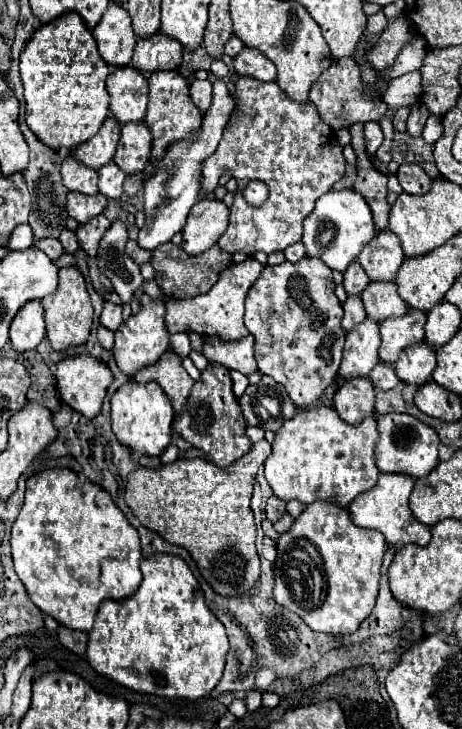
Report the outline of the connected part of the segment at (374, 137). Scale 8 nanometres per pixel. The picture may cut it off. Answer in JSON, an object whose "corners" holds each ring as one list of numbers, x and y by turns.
{"corners":[[366,122,364,124,364,140,366,140,366,152,374,154,382,142,384,142,384,134,378,122]]}

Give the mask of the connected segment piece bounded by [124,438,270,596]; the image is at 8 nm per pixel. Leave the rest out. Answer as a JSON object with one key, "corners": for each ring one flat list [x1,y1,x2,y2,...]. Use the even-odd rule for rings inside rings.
{"corners":[[264,438,264,440,256,442,256,444,252,444,252,448,248,450,248,454,244,454,244,456,242,456,236,464,232,464,230,468,214,466,210,460,202,458,180,458,176,460,176,462,172,462,172,464,162,464,160,468,146,468,146,466,138,466,136,470,132,470,132,474,128,474,128,480,126,480,126,496,124,496,124,500,126,500,126,504,132,508,134,516,136,516,136,518,146,526,146,528,150,528,150,530,158,532,164,540,168,540,168,542,172,542,172,544,184,546,184,548,192,554,192,558,194,558,194,562,196,562,196,566,198,566,198,570,200,570,200,574,208,580,208,584,210,584,218,594,224,594,224,596,244,594,246,590,250,590,250,588,256,584,256,578,260,578,260,558,258,558,258,552,256,552,256,546,254,546,254,542,256,542,256,524,254,524,254,516,252,516,252,508,250,508,250,498,252,498,252,484,254,484,254,476,256,476,256,472,258,472,260,464,262,464,268,456,270,456,270,444,268,444,268,440]]}

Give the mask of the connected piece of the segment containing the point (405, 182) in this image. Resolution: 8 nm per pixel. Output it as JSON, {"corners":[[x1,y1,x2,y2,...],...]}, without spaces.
{"corners":[[400,164,396,176,408,194,426,194,432,184,432,178,418,164]]}

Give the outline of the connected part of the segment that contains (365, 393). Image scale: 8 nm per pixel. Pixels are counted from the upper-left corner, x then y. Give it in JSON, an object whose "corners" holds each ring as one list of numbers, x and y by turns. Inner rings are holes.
{"corners":[[350,378,334,394,334,408,348,424,374,414,374,386,368,378]]}

